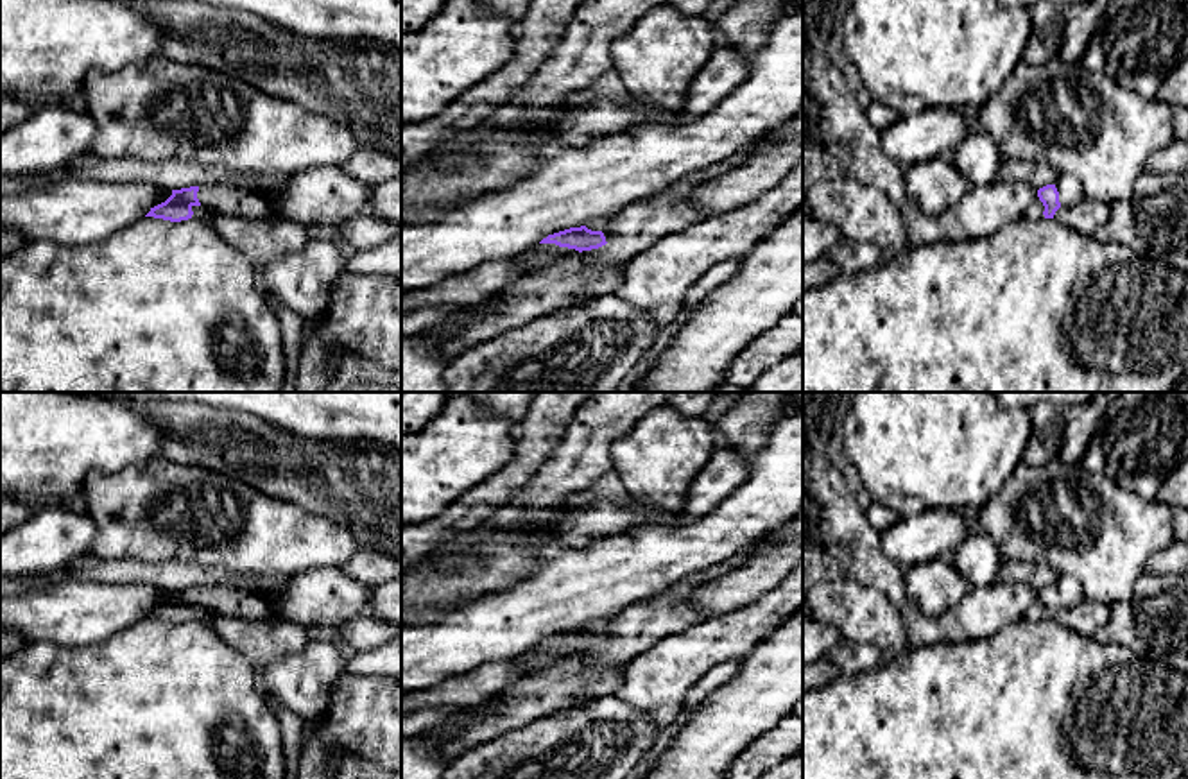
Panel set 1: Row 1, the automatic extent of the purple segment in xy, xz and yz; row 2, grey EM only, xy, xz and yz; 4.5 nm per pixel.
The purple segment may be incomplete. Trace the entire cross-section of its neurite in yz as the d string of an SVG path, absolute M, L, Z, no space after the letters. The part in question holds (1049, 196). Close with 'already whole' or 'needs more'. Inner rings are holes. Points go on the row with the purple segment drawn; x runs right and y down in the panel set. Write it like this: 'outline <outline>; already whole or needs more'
outline M1046 184L1037 190L1037 199L1027 208L1023 217L1032 222L1041 218L1054 218L1059 208L1061 202L1055 184Z; needs more

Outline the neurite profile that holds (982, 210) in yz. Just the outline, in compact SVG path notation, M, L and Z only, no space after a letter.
M996 179L991 184L968 188L950 211L966 240L991 236L1000 226L1018 220L1036 201L1037 190L1027 183Z

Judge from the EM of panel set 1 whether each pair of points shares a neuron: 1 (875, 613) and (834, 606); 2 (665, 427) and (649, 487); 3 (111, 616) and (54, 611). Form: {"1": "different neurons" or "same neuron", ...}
{"1": "same neuron", "2": "same neuron", "3": "same neuron"}

